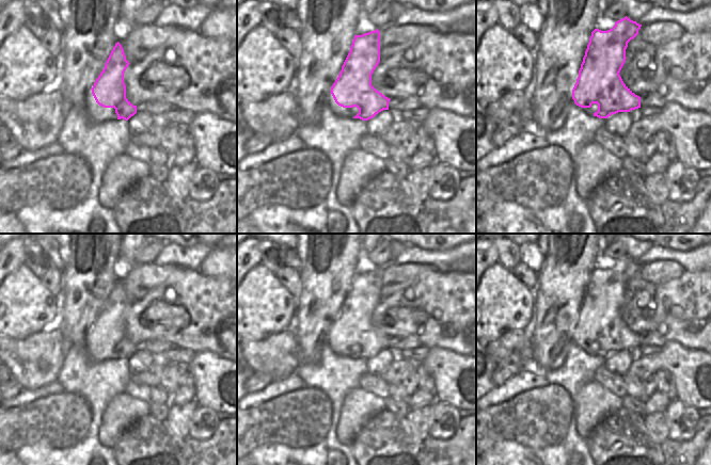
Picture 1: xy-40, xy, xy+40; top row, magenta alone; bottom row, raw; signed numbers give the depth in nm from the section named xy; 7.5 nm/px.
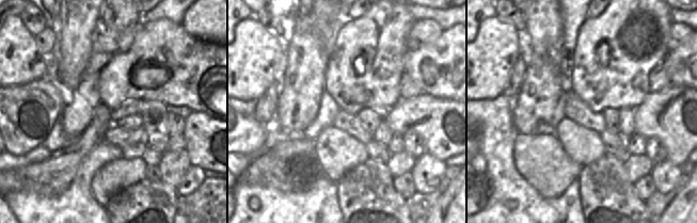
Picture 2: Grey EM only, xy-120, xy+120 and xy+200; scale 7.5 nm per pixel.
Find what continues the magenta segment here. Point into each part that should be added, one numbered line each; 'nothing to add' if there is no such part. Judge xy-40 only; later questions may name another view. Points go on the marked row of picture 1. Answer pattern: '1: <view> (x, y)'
1: xy-40 (96, 113)

